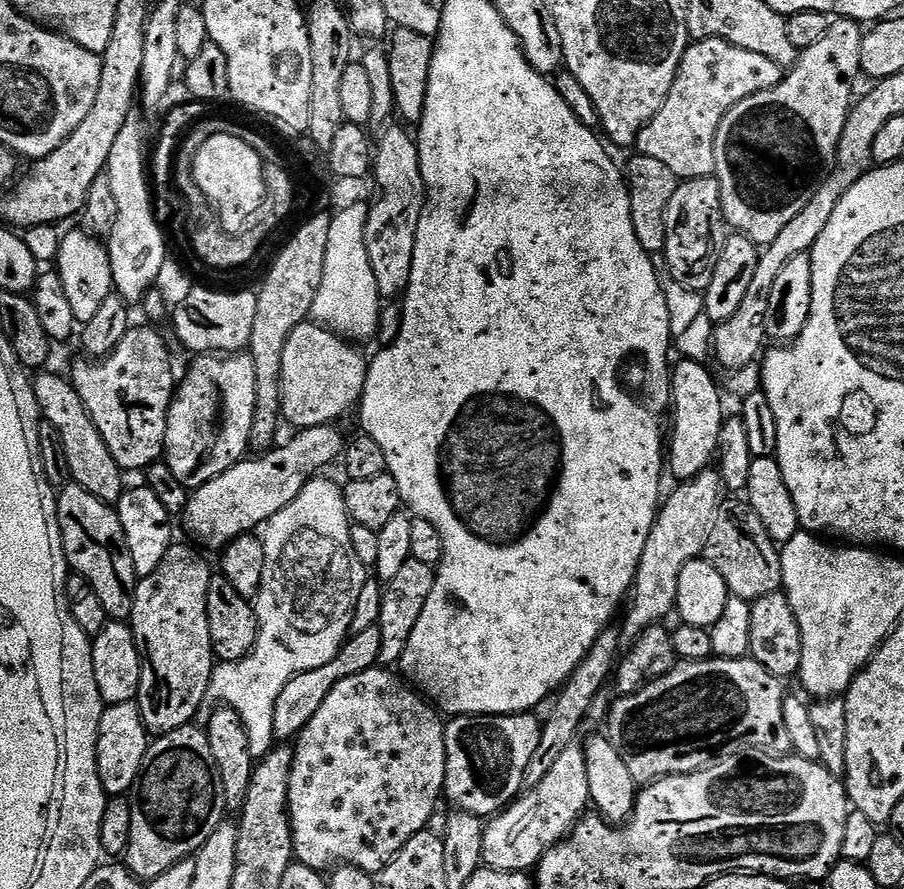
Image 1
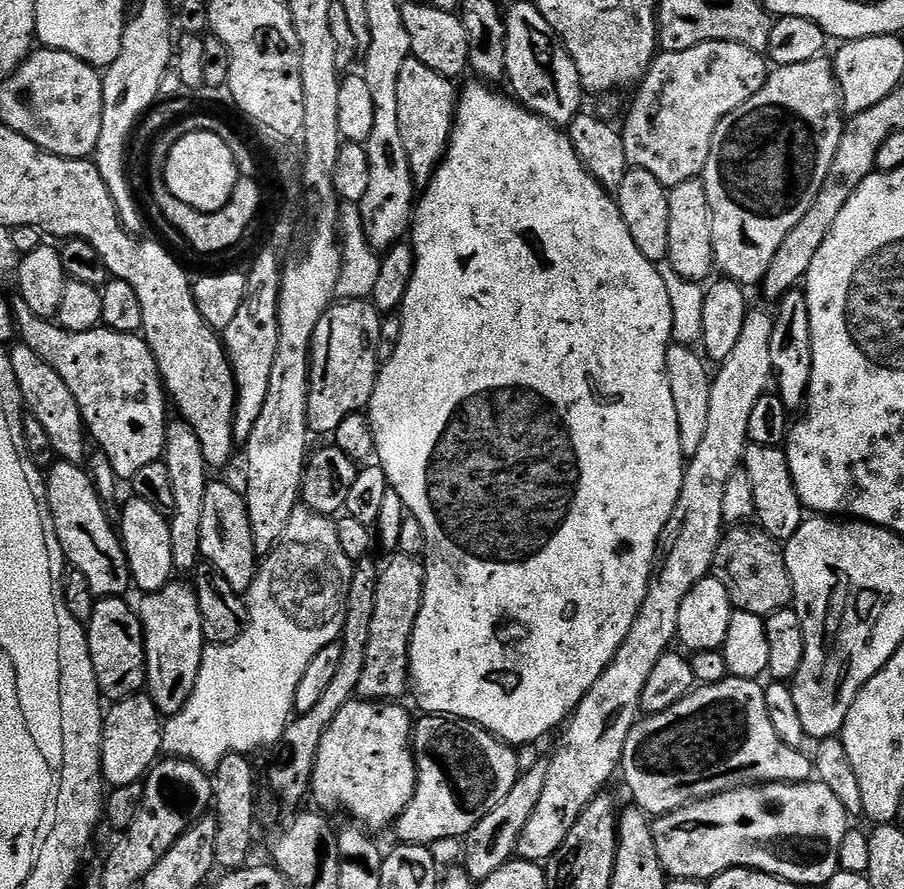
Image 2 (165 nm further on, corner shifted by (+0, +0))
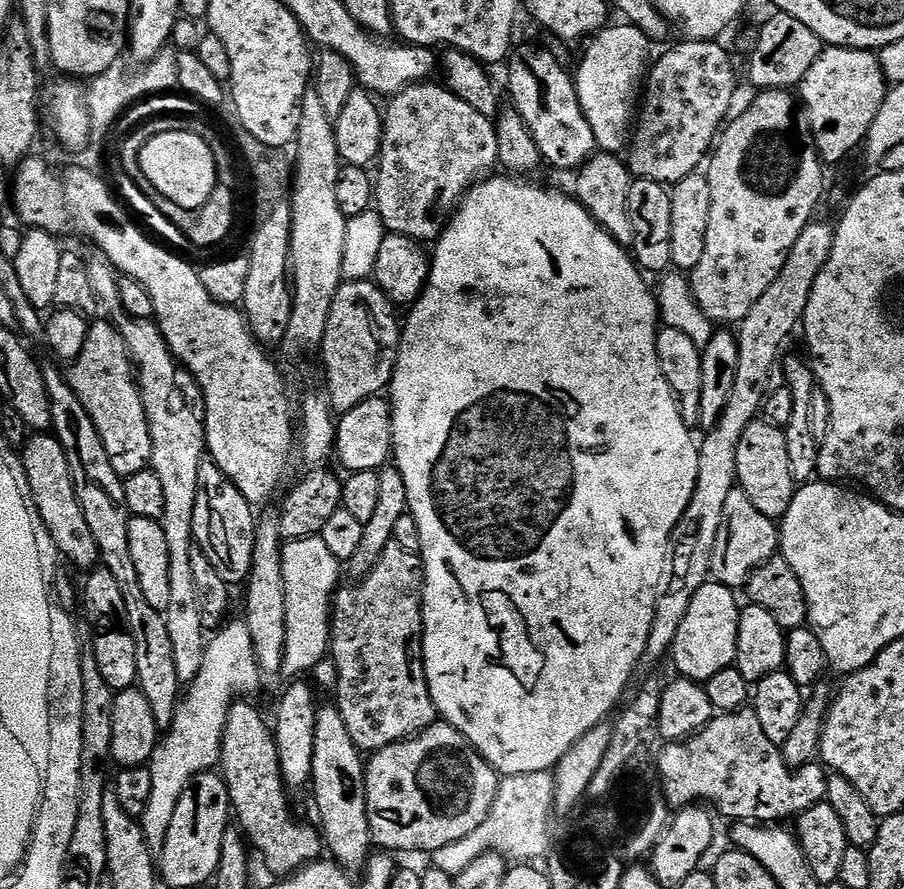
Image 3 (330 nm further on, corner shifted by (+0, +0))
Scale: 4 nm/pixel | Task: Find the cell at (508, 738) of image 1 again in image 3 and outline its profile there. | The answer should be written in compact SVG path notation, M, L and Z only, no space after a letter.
M447 722L432 724L417 736L371 753L364 773L373 845L392 854L431 854L450 842L466 838L466 834L474 834L474 830L478 830L478 826L486 822L501 781L496 769L490 766L490 762L486 762L486 758L482 758L480 751Z

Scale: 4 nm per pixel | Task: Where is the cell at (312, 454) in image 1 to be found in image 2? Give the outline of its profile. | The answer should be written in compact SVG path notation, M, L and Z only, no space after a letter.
M484 82L468 84L459 93L456 102L456 121L452 123L452 134L448 137L448 148L444 152L436 173L428 187L423 189L418 203L414 208L414 219L410 229L412 252L415 256L415 268L412 280L405 292L404 300L398 309L400 316L400 337L396 340L396 349L392 357L383 361L380 373L376 375L374 394L366 409L366 417L372 428L375 442L374 456L384 469L391 491L400 495L407 511L418 522L422 522L424 536L429 545L444 560L436 560L426 568L424 577L424 597L418 614L418 622L414 622L414 634L410 638L410 662L408 663L408 679L411 691L416 692L416 704L424 714L434 716L454 716L457 720L469 720L482 725L487 732L493 732L505 744L513 746L532 746L535 740L543 738L547 732L559 729L575 712L582 698L602 678L602 670L610 666L614 654L618 654L618 646L626 642L626 634L630 634L630 626L634 626L634 618L638 618L638 610L642 610L642 602L648 593L649 583L654 575L654 561L662 544L664 527L674 514L678 494L682 494L686 457L680 445L678 434L678 413L674 410L674 394L670 394L670 378L666 374L666 354L673 343L672 327L674 326L674 310L670 310L670 294L666 290L666 282L662 282L659 267L652 264L634 246L634 238L630 238L630 230L626 230L626 222L622 222L622 214L618 210L613 193L603 188L582 166L574 146L570 142L567 131L534 114L515 99L496 92L495 87Z

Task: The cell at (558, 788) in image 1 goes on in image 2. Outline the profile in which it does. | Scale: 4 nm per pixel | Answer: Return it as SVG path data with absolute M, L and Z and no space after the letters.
M753 307L742 322L742 335L730 358L722 361L717 372L715 369L706 434L698 445L698 454L687 461L682 494L678 494L674 514L670 514L664 527L664 536L672 541L668 549L666 544L659 557L642 610L638 610L638 618L634 618L634 626L630 626L626 642L618 646L618 654L614 654L610 666L602 670L602 678L590 686L572 713L556 753L548 760L546 790L542 790L542 798L538 806L534 806L534 814L530 814L530 822L526 822L526 830L522 830L516 843L521 860L551 861L562 842L566 842L566 834L570 834L574 822L578 822L578 814L582 814L588 803L605 791L604 783L612 775L617 775L626 738L641 715L640 695L646 678L654 670L658 658L669 652L676 640L682 598L686 598L693 586L711 573L712 559L726 528L722 514L726 478L741 467L744 449L750 443L750 413L754 411L758 398L766 395L767 388L764 387L770 384L770 334L774 334L772 317L769 309L767 312L764 308Z

